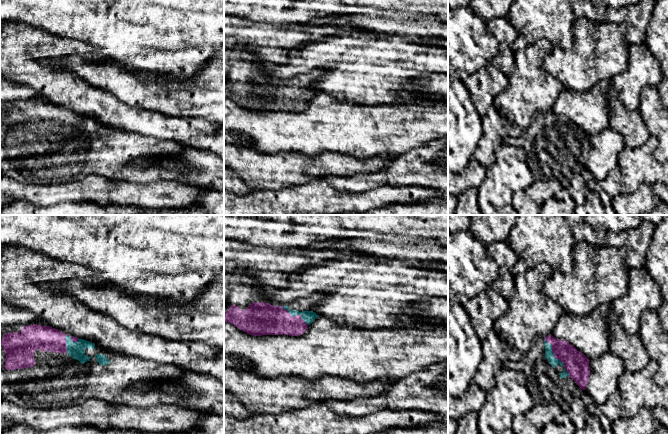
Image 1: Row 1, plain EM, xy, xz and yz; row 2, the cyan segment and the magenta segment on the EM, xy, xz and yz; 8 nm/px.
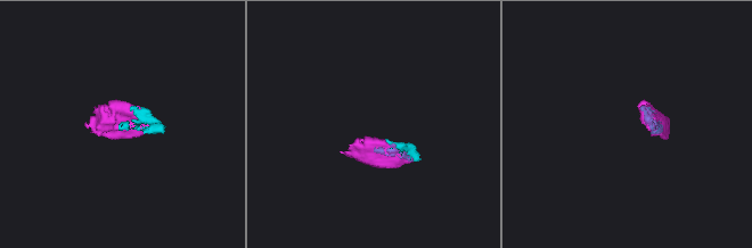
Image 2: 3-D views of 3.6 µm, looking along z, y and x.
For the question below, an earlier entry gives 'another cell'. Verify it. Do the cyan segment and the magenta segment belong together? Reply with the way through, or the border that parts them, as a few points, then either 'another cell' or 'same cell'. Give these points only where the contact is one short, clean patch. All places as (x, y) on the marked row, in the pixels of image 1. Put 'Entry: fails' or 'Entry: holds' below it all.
same cell
Entry: fails

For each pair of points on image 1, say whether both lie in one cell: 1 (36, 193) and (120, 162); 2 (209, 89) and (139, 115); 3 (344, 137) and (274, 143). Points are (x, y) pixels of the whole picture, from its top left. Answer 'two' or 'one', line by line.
1: two
2: two
3: one

